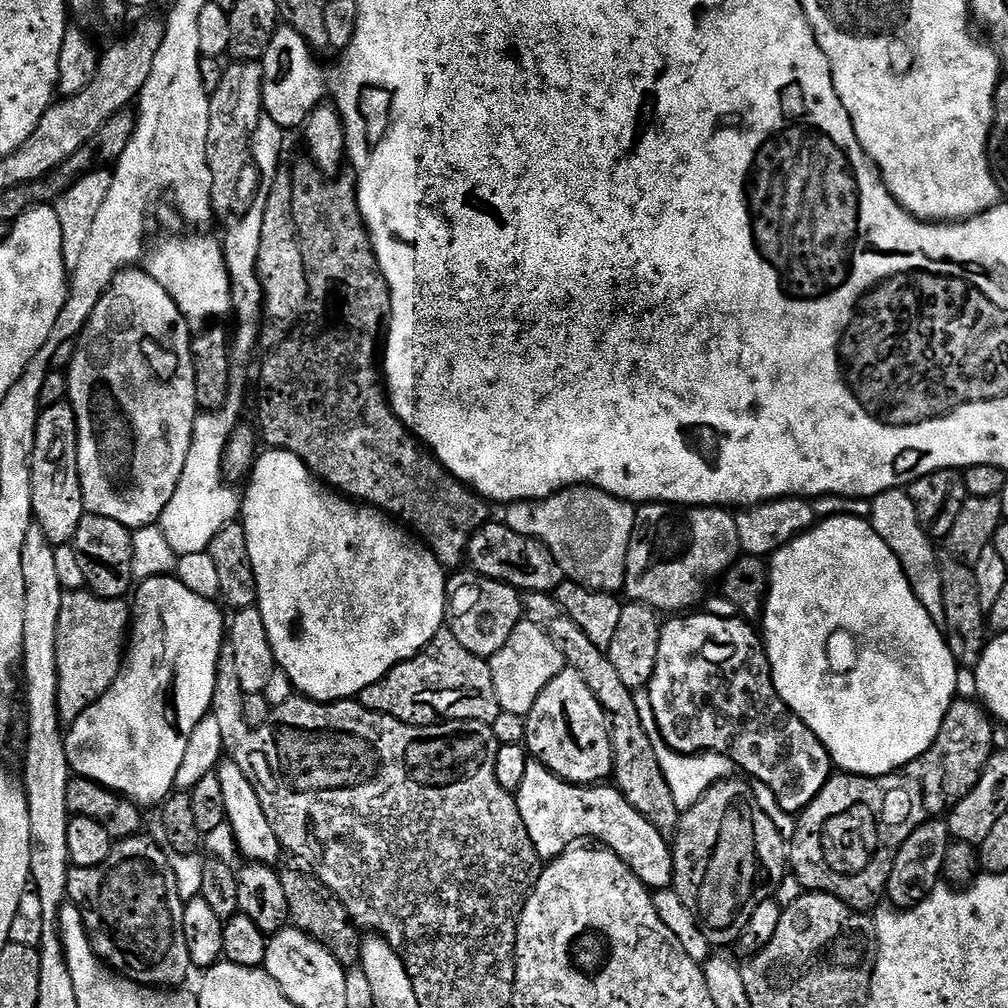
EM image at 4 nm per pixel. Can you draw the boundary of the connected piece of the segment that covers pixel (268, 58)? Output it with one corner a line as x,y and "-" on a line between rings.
282,26
266,50
262,67
264,70
264,110
281,130
299,129
317,105
324,100
324,76
316,65
313,49
307,42
287,26

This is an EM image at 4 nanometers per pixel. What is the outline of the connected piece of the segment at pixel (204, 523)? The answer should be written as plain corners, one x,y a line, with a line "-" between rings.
233,371
226,402
215,412
201,411
194,422
190,438
190,454
186,454
186,466
182,466
182,478
178,478
178,490
174,498
166,502
166,510
160,515
158,525
177,557
207,552
210,542
227,524
237,523
242,512
242,496
235,492
224,474
224,447
232,432
241,423
240,411
244,408
244,376

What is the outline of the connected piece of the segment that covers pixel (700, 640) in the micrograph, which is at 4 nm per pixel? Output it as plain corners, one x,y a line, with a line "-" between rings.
680,614
663,625
660,630
660,645
658,646
658,662
654,666
652,680
648,683
647,693
650,698
650,706
654,710
654,718
658,722
660,737
676,752
683,756
695,756
698,752
716,752
720,756
725,756
732,760
737,769
749,772
755,783
770,786
774,790
774,798
778,798
778,806
782,810
793,814
799,814
808,807
810,801
822,790
822,786
827,782
828,777
833,775
834,765
831,756
822,746
822,742
802,721
782,702
782,698
776,692
776,687
772,681
772,671
768,665
768,654
764,650
764,641
761,633
756,632
751,623
743,618
722,618
711,614
704,616
692,616
696,614

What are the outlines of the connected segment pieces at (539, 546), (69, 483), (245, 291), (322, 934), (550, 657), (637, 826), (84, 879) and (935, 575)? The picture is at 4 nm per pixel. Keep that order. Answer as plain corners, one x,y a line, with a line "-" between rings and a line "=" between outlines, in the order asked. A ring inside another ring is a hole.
502,522
484,524
472,535
468,543
466,564
476,575
509,584
524,594
555,593
556,587
566,579
562,566
554,562
554,554
550,554
550,550
546,550
542,542
514,534
514,530
510,530
=
67,402
47,405
38,418
32,455
32,514
35,523
54,546
72,544
85,513
78,470
76,415
=
257,191
247,212
227,229
228,237
223,237
222,240
224,261
232,279
234,316
240,319
240,329
234,332
234,343
231,345
232,355
237,361
244,360
252,351
257,351
260,338
260,322
264,314
264,291
258,278
256,262
258,246
262,242
262,214
265,202
266,191
=
300,868
279,869
291,927
304,932
311,940
316,940
323,948
330,950
330,954
334,954
334,958
345,969
357,967
360,962
361,929
356,927
340,899
319,878
313,876
311,871
=
526,618
521,619
514,634
506,638
506,646
491,656
490,663
500,711
523,717
527,717
534,702
538,702
538,694
542,694
542,690
546,690
546,686
550,686
555,676
566,667
558,646
554,646
545,632
=
530,762
526,766
526,778
522,778
522,786
514,793
516,805
522,814
522,822
526,822
526,830
530,834
530,842
534,842
534,850
540,856
541,861
551,862
569,848
579,845
581,842
599,842
608,851
613,852
634,875
639,878
649,890
668,890
673,887
672,876
675,874
673,862
673,849
669,841
626,802
626,798
615,786
581,786
579,784
567,784
565,780
559,780
546,766
=
143,835
128,837
122,847
113,847
106,862
96,868
69,867
68,900
79,906
92,948
109,968
138,984
172,990
183,985
180,983
193,971
190,950
186,946
186,930
182,930
185,901
176,885
169,853
159,843
156,845
154,841
144,839
=
895,488
884,492
871,501
872,529
894,550
906,578
910,582
910,590
914,590
914,598
926,606
926,614
935,624
943,625
944,607
942,606
942,574
940,573
940,556
936,552
937,545
931,536
922,530
922,522
918,522
918,514
914,511
914,502
903,488

